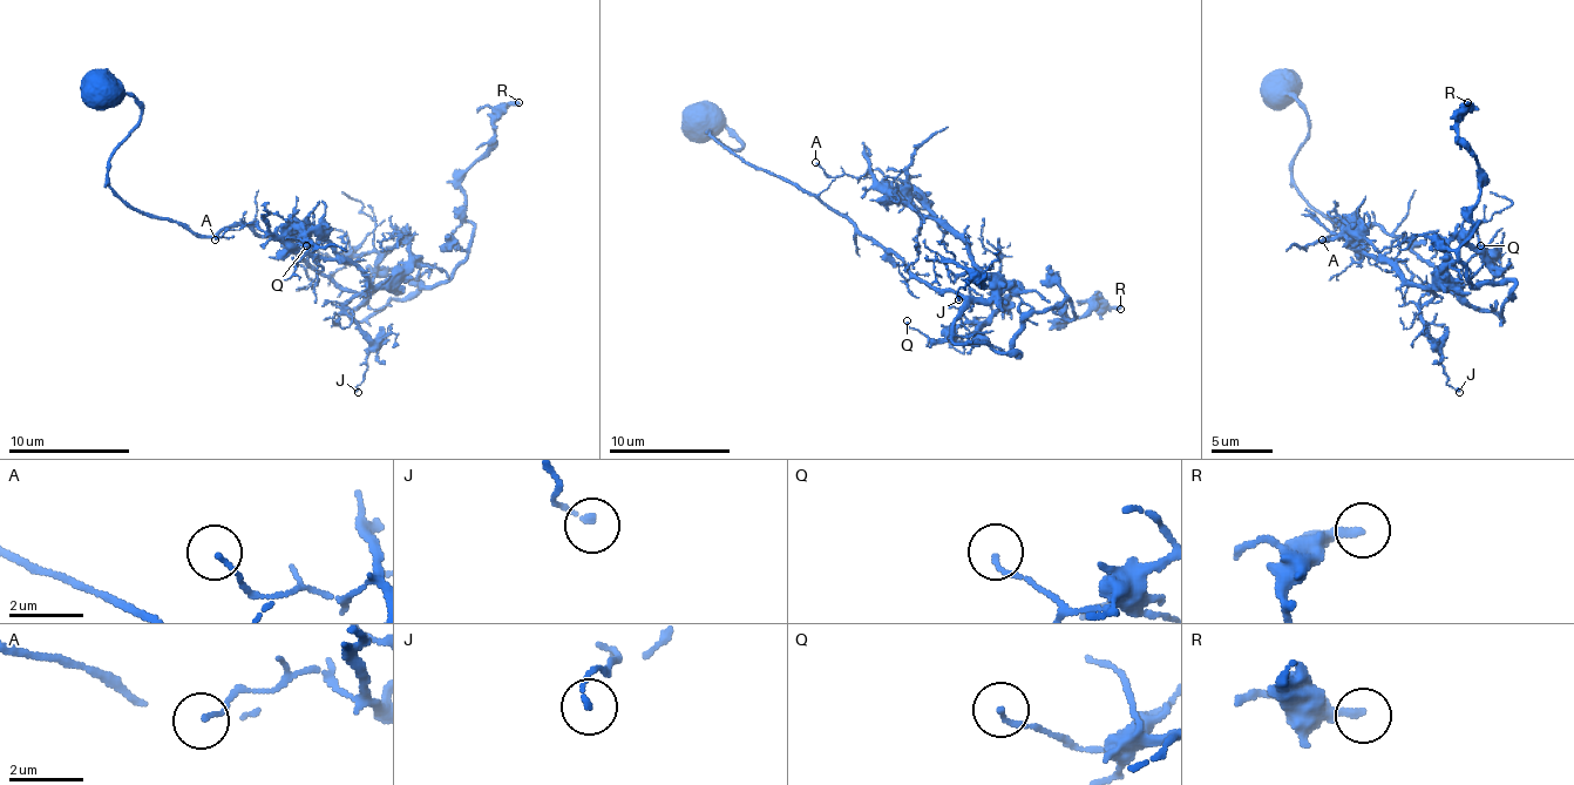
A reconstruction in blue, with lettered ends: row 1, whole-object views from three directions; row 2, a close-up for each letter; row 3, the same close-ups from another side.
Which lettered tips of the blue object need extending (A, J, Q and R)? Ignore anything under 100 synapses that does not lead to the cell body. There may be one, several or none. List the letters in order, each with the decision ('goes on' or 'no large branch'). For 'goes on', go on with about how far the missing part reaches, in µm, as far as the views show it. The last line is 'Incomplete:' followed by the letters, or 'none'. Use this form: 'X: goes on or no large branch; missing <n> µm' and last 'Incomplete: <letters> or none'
A: no large branch
J: no large branch
Q: no large branch
R: no large branch
Incomplete: none

